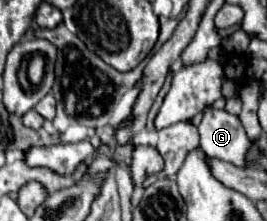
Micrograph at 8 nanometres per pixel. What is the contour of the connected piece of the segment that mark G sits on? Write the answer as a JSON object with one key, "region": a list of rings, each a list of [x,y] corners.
{"region":[[[205,108],[205,116],[199,124],[201,134],[201,150],[209,158],[219,158],[231,162],[239,168],[249,166],[247,154],[251,148],[251,140],[245,134],[241,120],[225,110]]]}

